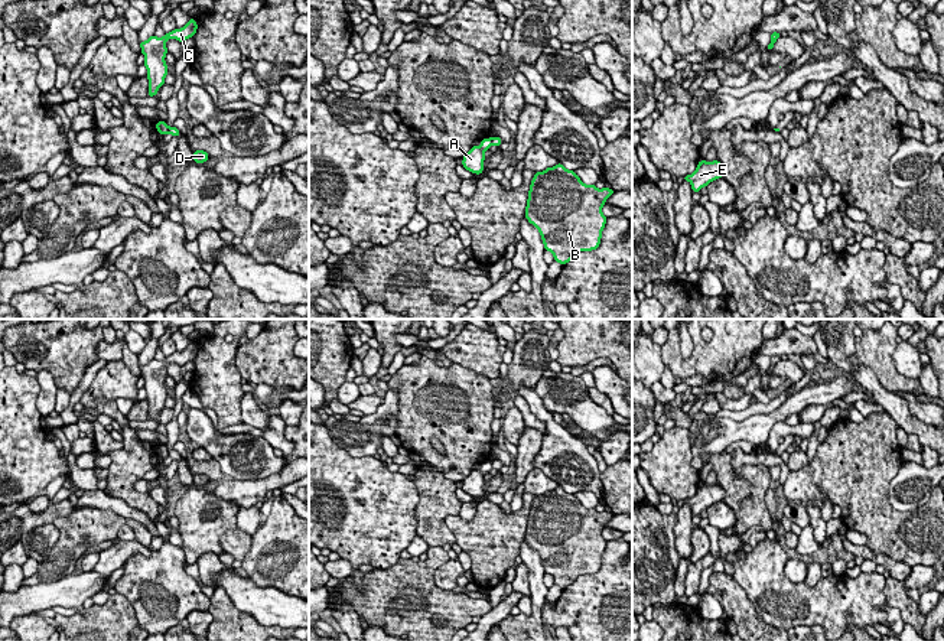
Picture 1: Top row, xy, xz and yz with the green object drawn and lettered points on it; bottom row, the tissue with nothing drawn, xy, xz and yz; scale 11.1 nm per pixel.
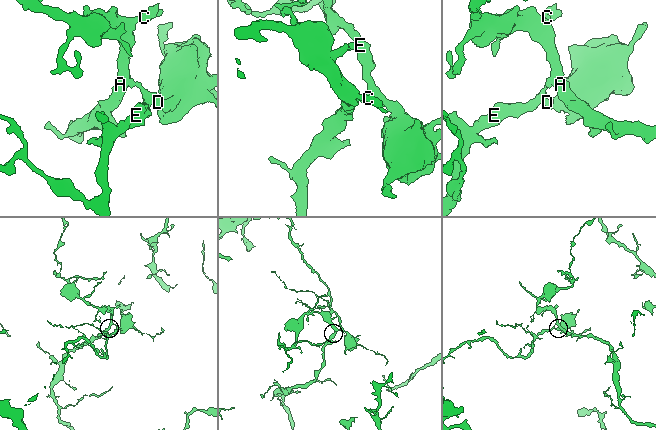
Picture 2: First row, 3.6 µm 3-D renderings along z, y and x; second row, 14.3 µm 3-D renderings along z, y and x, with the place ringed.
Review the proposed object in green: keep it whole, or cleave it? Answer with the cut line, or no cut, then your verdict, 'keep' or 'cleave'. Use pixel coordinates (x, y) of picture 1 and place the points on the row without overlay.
xy (168, 451), (169, 455) | cleave

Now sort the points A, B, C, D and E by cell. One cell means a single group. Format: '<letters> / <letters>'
A C / B D E

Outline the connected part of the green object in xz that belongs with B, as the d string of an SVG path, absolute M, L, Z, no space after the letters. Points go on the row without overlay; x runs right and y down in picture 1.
M561 487L536 495L525 530L525 541L541 559L544 572L564 589L580 575L600 567L606 540L602 530L615 514L585 508Z

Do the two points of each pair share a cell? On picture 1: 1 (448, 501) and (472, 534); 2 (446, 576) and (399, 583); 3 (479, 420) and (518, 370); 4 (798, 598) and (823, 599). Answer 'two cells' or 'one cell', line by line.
1: two cells
2: two cells
3: two cells
4: one cell

